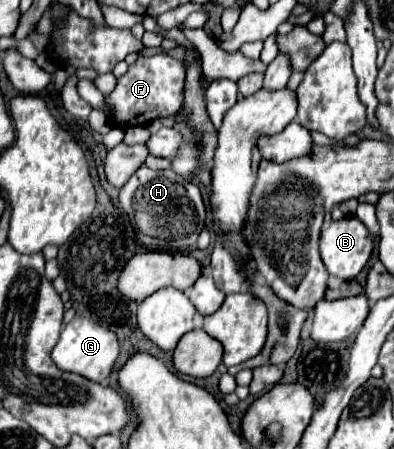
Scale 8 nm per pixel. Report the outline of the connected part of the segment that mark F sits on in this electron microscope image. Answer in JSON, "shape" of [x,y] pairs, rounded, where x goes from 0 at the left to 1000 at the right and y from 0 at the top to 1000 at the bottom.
{"shape":[[[398,118],[383,127],[353,122],[343,140],[327,145],[322,163],[302,171],[297,194],[282,212],[272,212],[272,234],[282,243],[287,269],[297,283],[343,283],[393,269],[398,261],[439,261],[464,225],[464,185],[470,185],[470,154],[464,140],[419,122]]]}

